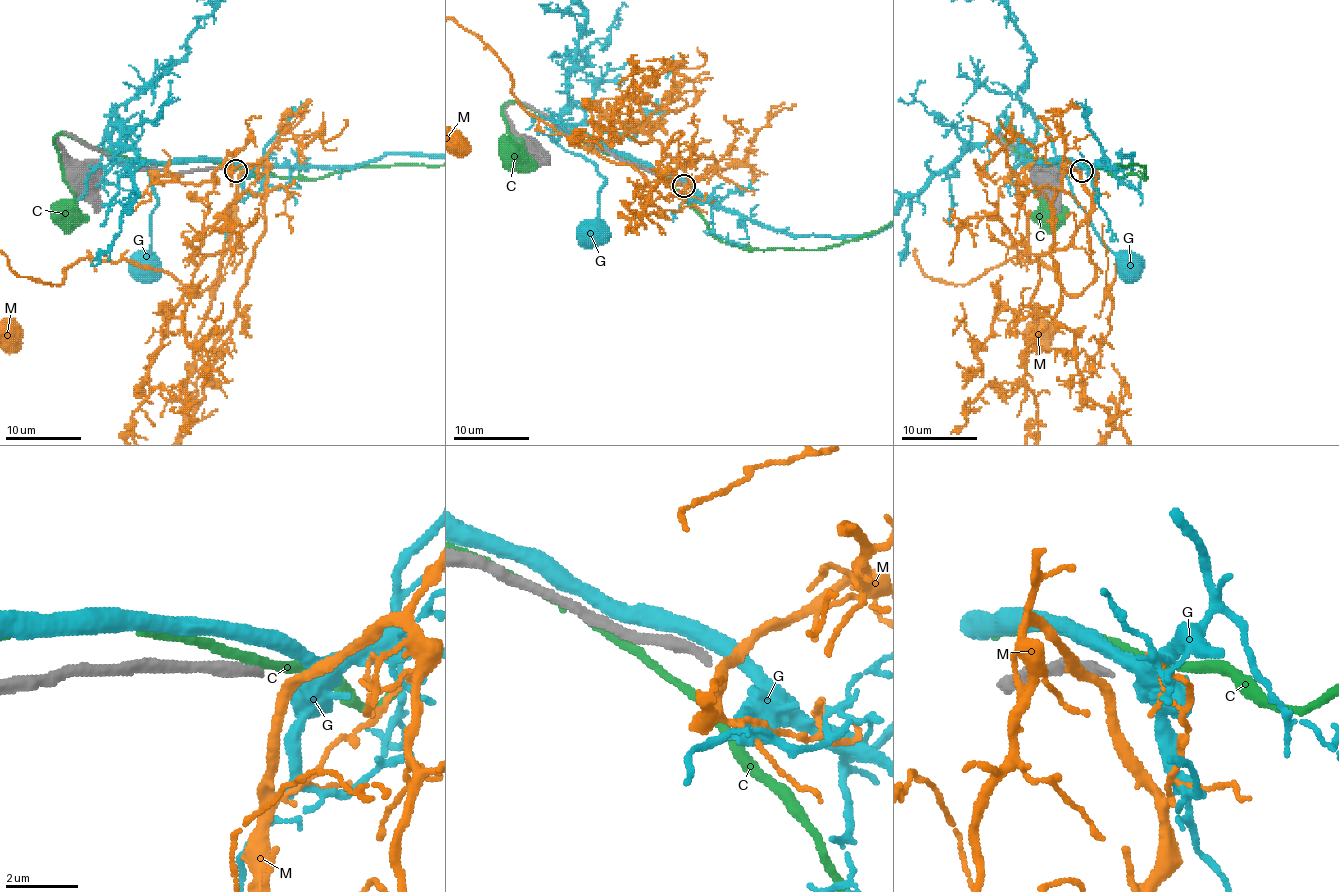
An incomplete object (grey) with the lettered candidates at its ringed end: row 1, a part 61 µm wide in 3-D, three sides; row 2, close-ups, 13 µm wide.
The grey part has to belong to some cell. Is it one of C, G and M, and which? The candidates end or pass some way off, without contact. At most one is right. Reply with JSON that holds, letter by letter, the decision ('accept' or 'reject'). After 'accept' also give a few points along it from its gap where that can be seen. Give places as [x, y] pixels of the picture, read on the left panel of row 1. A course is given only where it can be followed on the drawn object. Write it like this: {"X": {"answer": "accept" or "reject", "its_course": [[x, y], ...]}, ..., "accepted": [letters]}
{"C": {"answer": "reject"}, "G": {"answer": "reject"}, "M": {"answer": "reject"}, "accepted": []}

